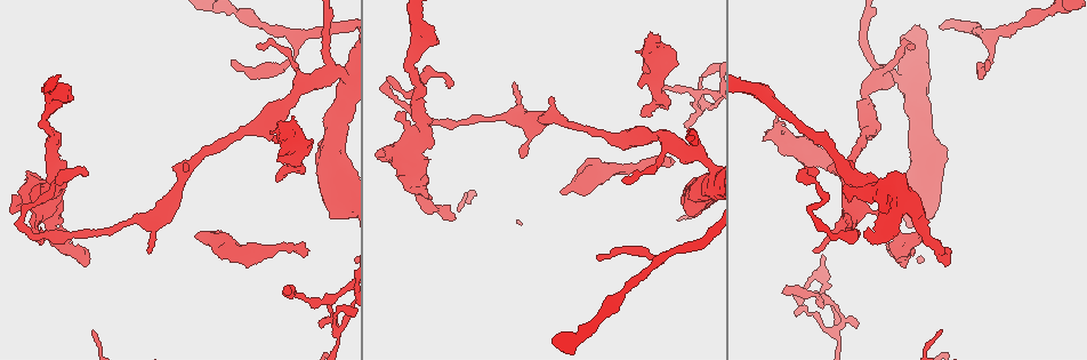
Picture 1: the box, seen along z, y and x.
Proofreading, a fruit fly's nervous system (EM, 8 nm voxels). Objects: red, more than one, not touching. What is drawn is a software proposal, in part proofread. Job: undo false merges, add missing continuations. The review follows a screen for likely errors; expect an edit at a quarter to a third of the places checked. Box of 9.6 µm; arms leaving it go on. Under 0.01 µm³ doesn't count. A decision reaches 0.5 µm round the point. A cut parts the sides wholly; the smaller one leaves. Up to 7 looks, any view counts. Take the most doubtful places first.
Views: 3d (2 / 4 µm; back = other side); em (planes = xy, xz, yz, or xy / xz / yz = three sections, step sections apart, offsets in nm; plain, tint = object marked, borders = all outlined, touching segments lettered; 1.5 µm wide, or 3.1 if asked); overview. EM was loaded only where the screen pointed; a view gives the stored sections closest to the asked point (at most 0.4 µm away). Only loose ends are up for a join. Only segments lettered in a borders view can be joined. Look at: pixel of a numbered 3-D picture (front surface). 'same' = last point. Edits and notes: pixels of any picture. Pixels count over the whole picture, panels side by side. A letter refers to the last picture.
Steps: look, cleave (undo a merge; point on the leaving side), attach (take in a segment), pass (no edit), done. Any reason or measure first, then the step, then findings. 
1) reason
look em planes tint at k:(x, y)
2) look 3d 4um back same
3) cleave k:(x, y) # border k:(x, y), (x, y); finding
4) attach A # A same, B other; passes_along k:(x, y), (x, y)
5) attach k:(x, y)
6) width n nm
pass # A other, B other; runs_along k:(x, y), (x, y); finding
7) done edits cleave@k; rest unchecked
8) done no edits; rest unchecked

branch stops here
look 3d 4um at 1:(305, 256)

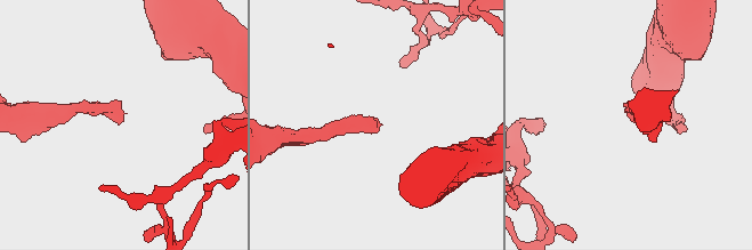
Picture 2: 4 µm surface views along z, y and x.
shape alone is not enough
look em planes borders at 2:(630, 119)

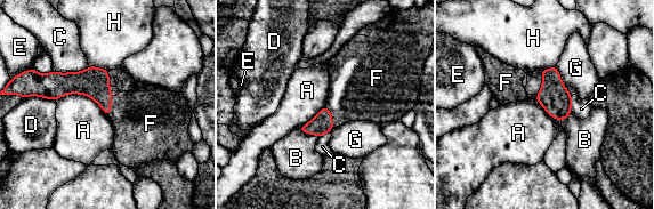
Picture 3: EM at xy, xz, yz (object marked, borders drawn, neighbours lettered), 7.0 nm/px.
width 150 nm
attach F # A other, B other, C other, D other, E other, F same, G other, H other; the cell continues

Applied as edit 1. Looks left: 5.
see it whole again
look overview

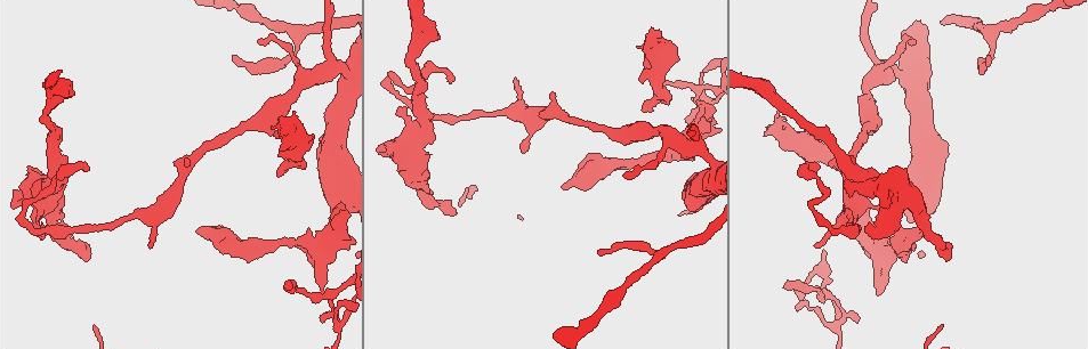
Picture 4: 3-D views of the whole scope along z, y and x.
narrows sharply
look em planes borders at 4:(924, 233)

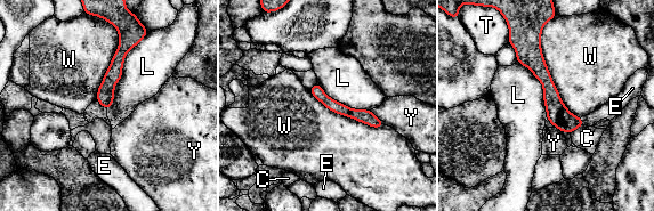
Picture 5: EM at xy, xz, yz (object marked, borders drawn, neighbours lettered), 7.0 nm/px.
width 80 nm
pass # C other, E other, L other, T other, W other, Y other; continuous, no second cell

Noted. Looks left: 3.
done edits attach@3; rest unchecked

